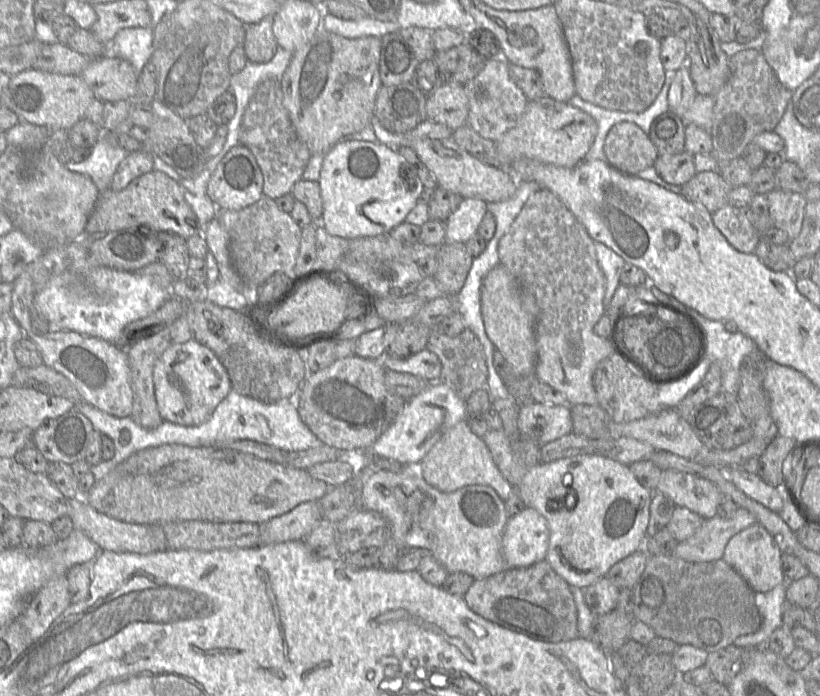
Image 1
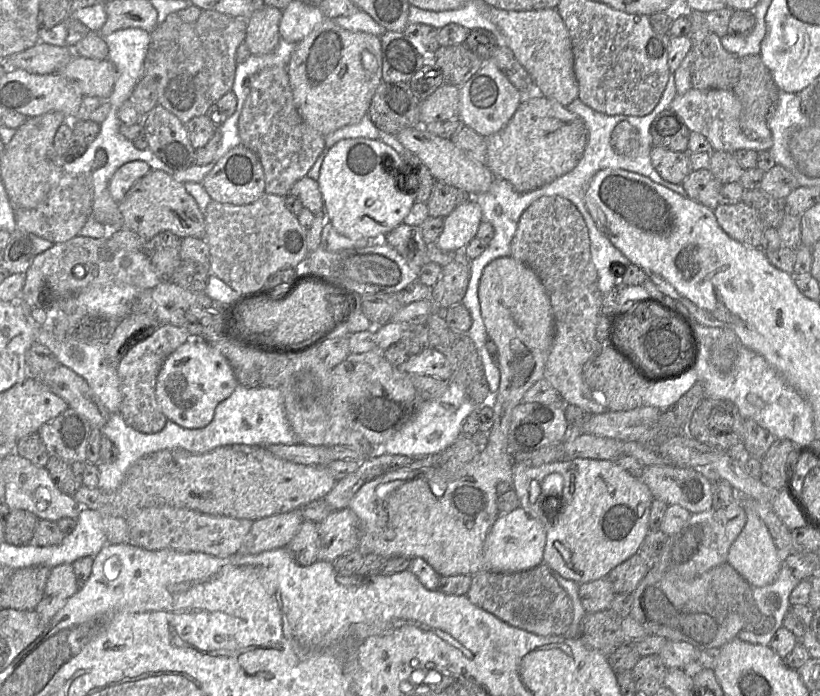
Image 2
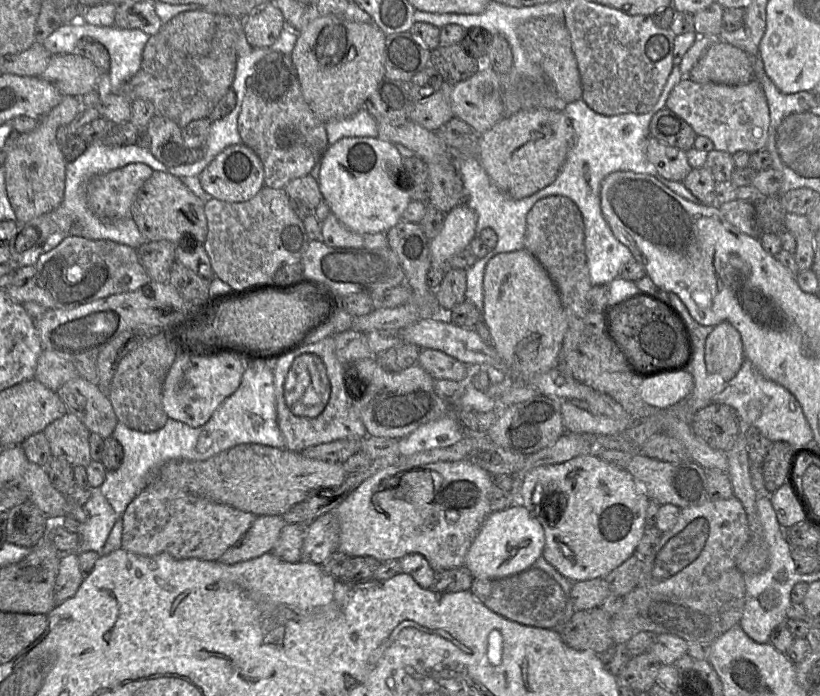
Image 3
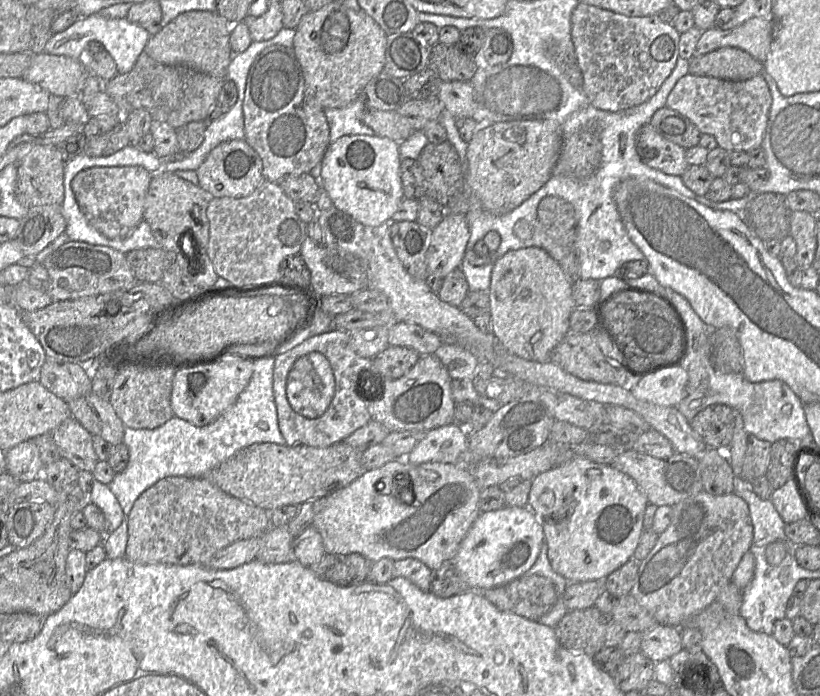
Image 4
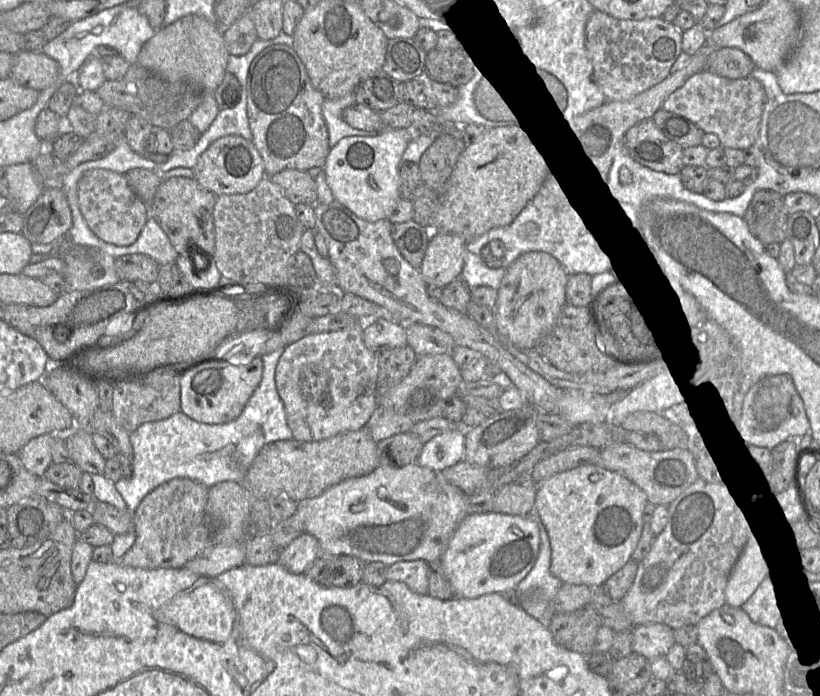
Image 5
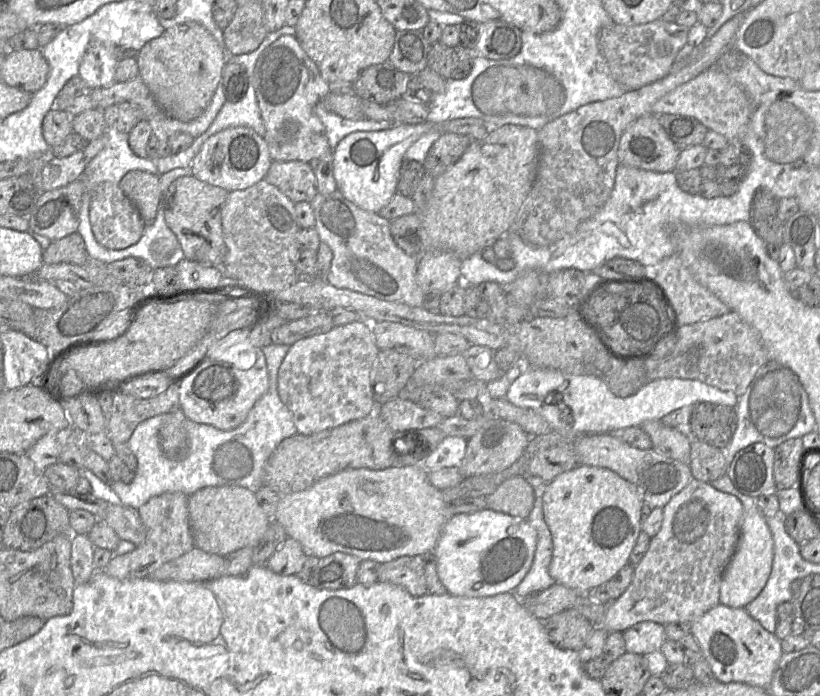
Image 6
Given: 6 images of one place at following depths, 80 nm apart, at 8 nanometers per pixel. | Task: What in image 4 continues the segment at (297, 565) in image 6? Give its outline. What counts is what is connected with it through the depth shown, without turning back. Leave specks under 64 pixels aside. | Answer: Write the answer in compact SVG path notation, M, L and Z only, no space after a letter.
M309 525L292 541L293 559L291 561L297 561L305 567L317 564L324 554L323 539L313 525Z

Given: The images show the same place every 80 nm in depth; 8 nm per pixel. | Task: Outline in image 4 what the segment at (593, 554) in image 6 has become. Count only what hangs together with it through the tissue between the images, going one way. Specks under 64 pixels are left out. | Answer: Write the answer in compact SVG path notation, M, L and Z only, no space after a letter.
M576 454L566 463L535 476L527 506L542 525L552 569L569 582L603 581L634 555L643 532L648 500L627 474L612 465L595 463Z

